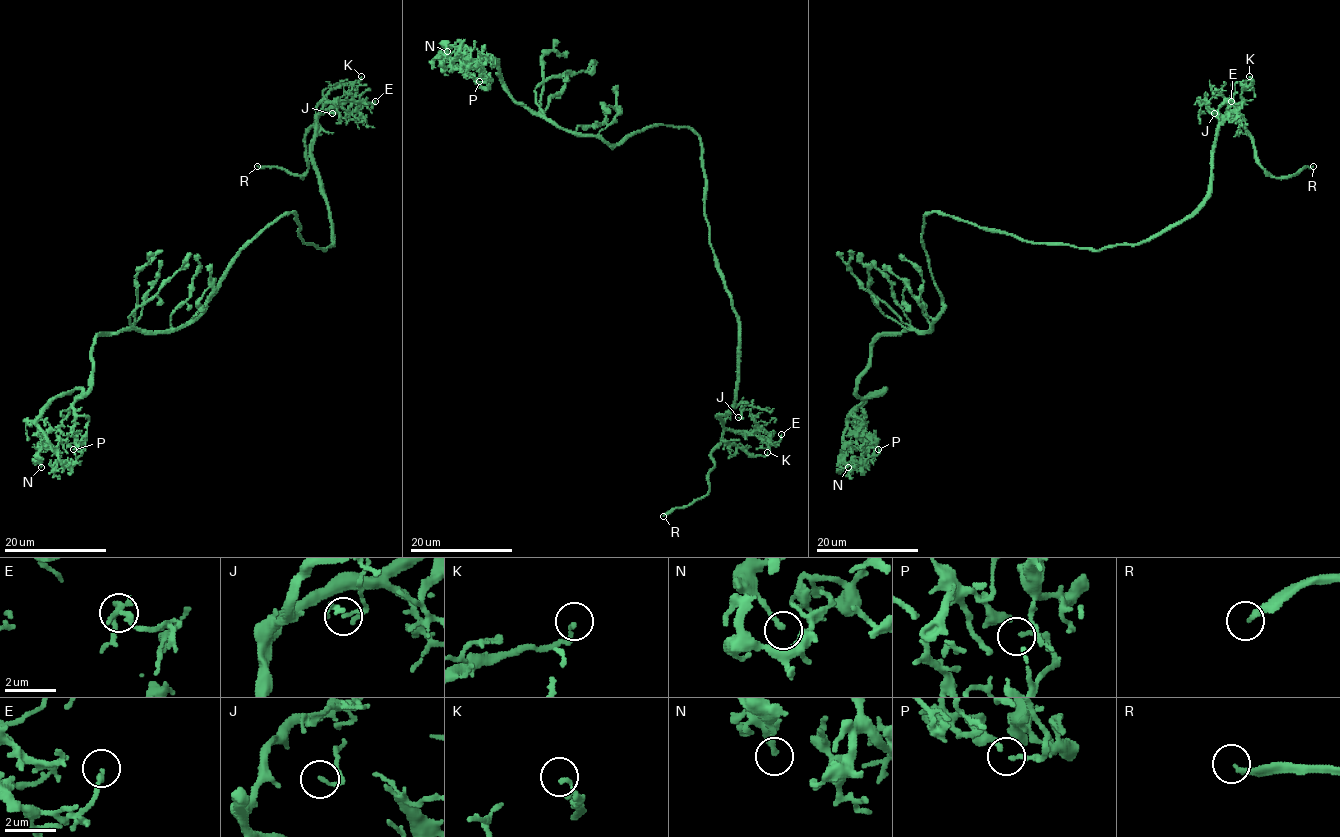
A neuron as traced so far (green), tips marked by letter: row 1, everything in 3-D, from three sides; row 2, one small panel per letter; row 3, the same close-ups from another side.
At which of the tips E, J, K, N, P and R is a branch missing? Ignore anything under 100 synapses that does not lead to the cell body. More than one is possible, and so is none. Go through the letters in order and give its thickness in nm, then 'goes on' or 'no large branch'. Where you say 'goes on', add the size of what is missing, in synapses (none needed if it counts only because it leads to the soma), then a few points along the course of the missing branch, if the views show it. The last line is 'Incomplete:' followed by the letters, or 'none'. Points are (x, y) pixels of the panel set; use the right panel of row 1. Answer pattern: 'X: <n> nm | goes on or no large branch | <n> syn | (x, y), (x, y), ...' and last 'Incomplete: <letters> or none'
E: 200 nm | no large branch
J: 130 nm | no large branch
K: 150 nm | no large branch
N: 130 nm | no large branch
P: 150 nm | no large branch
R: 200 nm | goes on
Incomplete: R

